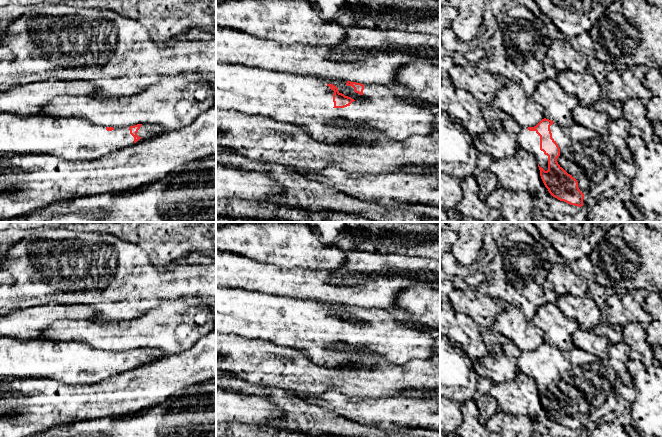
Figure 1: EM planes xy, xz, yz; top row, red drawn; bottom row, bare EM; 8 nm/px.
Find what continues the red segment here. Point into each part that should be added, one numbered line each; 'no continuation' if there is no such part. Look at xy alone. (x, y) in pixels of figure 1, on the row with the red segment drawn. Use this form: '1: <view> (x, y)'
1: xy (73, 139)

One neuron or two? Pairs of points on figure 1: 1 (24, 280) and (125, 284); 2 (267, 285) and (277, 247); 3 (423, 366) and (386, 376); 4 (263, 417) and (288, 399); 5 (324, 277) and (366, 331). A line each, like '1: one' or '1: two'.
1: one
2: two
3: one
4: two
5: two

